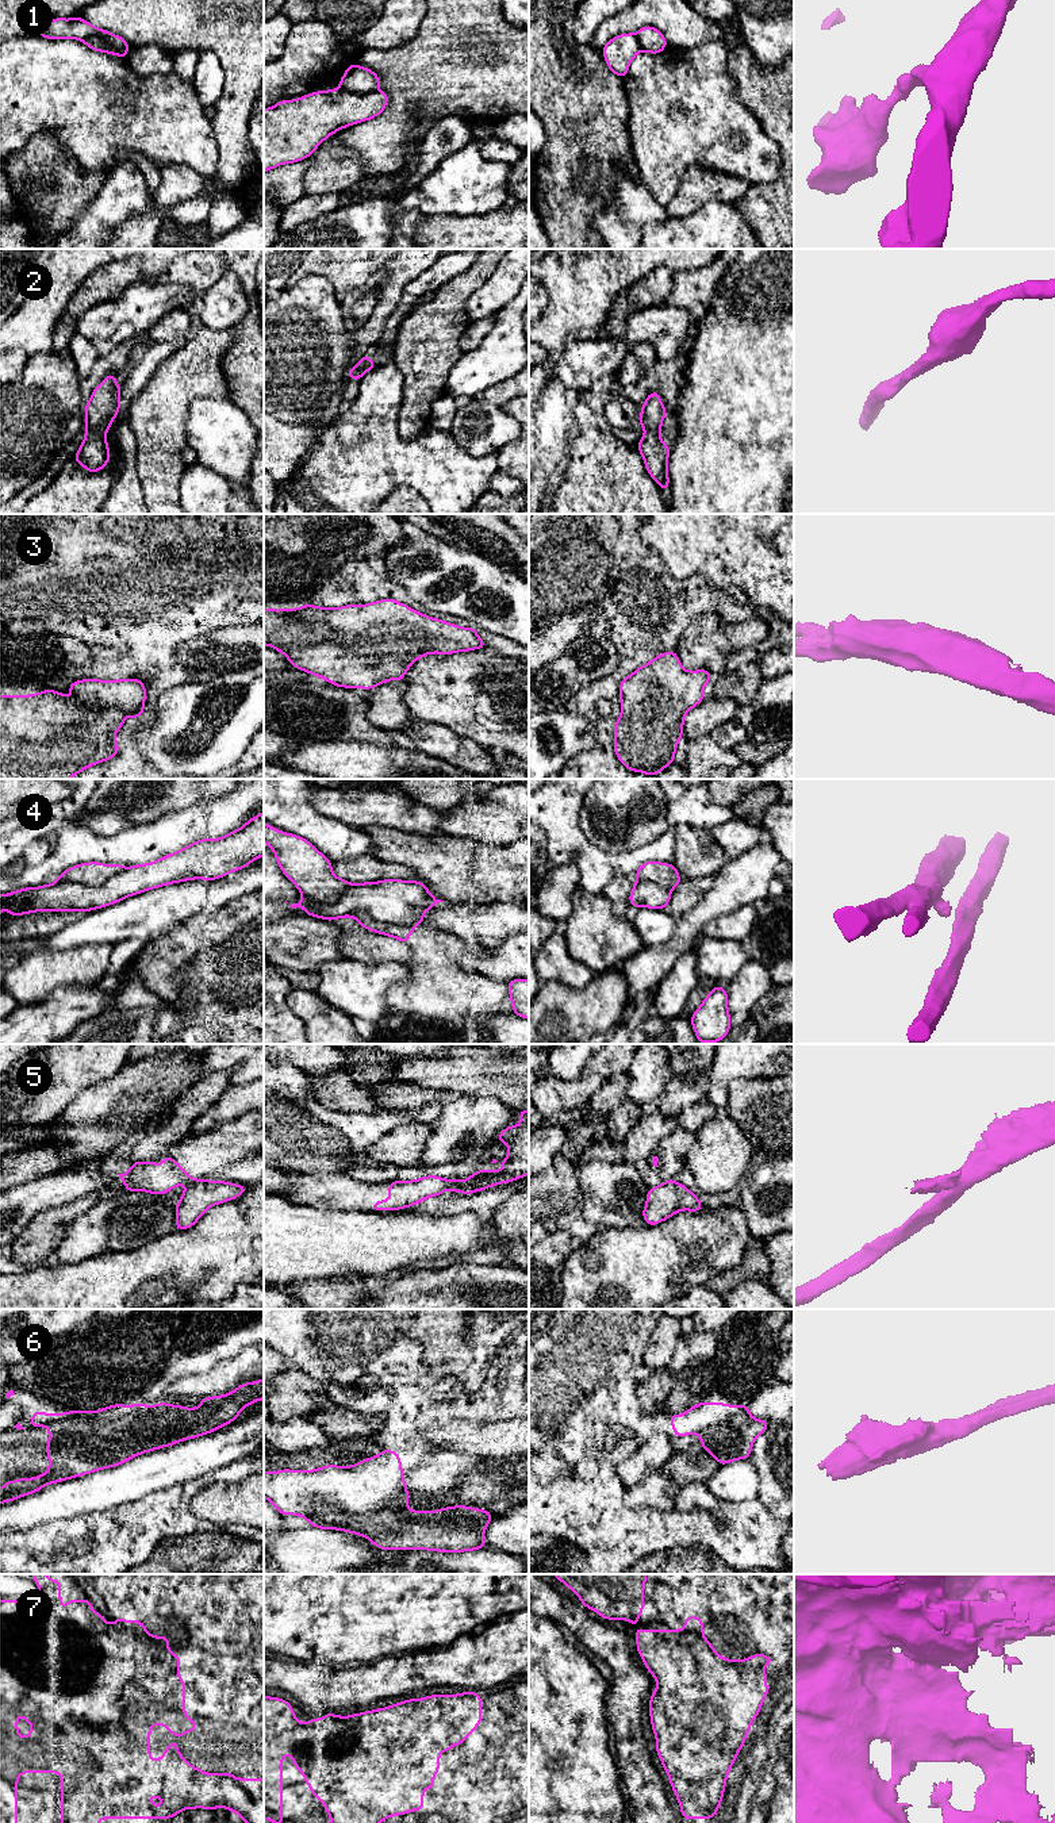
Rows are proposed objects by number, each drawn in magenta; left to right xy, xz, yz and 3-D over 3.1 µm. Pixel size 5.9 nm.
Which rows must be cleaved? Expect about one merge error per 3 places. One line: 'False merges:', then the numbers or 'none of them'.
False merges: 1, 4, 5

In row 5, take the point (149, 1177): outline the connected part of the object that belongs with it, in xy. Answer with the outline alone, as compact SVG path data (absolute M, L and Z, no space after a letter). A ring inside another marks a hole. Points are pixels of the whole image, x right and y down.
M162 1158L162 1164L154 1162L133 1163L126 1174L118 1174L127 1191L146 1191L162 1195L179 1185L189 1185L207 1179L193 1179L173 1158ZM116 1173L118 1174L118 1173Z

